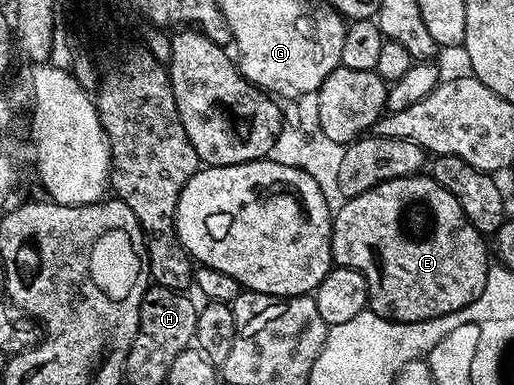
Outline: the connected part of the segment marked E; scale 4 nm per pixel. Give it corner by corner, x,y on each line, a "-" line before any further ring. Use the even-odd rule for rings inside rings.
427,174
411,175
410,177
398,177
390,181
382,181
374,189
362,193
353,199
344,199
341,207
335,208
332,217
332,258
335,266
349,267
362,277
366,277
368,286
368,306
375,315
380,315
384,319
390,319
393,323
421,323
427,319
437,319
443,315
449,315
455,311
461,311
463,307
469,307
474,300
482,293
482,289
488,280
488,269
490,266
490,247
486,244
485,236
481,235
474,225
468,223
466,213
462,213
462,205
454,201
454,193
446,193
438,181
434,181

